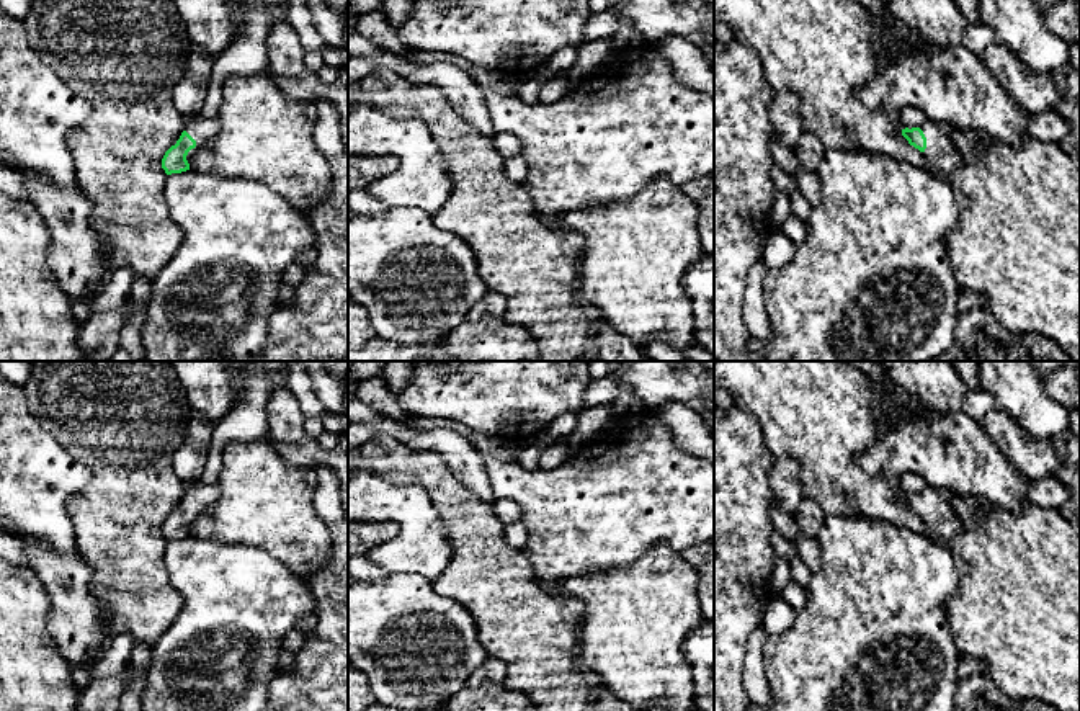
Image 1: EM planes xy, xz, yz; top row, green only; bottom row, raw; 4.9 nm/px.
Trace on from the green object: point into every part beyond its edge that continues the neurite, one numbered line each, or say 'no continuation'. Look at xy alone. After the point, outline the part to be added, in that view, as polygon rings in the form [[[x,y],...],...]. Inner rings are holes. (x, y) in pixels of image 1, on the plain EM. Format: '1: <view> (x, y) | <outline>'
1: xy (201, 497) | [[[217,484],[190,487],[185,497],[196,507],[196,513],[186,521],[188,530],[191,530],[196,516],[221,497],[221,489]]]

